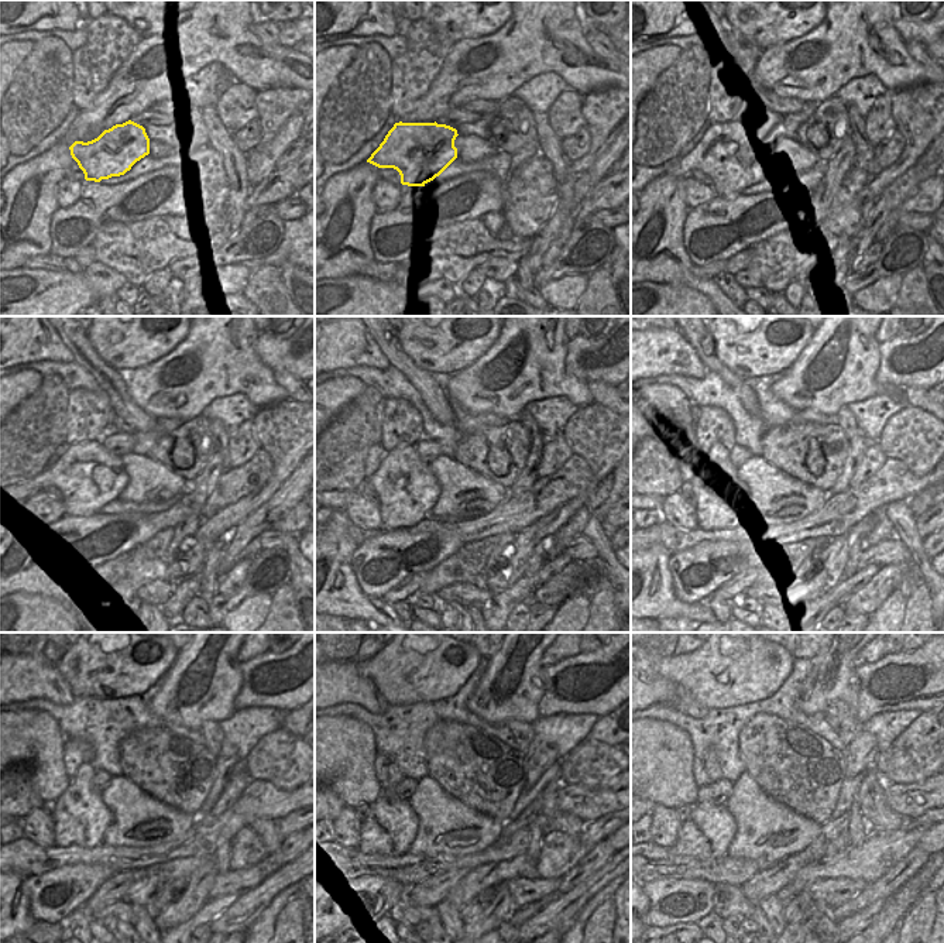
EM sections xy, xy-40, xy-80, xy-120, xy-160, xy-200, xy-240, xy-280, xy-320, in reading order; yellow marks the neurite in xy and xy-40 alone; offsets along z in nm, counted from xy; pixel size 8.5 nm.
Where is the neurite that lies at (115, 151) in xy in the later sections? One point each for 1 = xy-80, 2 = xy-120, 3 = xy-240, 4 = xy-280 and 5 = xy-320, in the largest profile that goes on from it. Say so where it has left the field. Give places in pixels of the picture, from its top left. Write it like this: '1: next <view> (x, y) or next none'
1: next xy-80 (731, 154)
2: next xy-120 (89, 477)
3: next xy-240 (81, 818)
4: next xy-280 (391, 827)
5: next xy-320 (710, 827)

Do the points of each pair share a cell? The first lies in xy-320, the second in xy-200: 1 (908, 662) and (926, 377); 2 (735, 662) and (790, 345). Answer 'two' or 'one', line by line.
1: one
2: one

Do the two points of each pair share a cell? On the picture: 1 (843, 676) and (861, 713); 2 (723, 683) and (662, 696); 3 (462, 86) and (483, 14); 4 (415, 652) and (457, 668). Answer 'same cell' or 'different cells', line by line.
1: different cells
2: different cells
3: different cells
4: same cell

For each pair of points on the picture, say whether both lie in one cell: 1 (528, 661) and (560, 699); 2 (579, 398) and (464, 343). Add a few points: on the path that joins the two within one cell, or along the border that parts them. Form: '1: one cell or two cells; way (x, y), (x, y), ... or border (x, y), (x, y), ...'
1: two cells; border (543, 668), (543, 695), (538, 710)
2: two cells; border (501, 331), (483, 355), (456, 371)

